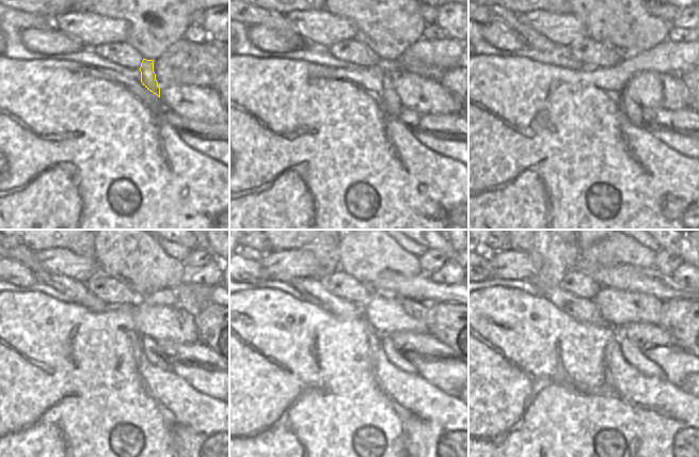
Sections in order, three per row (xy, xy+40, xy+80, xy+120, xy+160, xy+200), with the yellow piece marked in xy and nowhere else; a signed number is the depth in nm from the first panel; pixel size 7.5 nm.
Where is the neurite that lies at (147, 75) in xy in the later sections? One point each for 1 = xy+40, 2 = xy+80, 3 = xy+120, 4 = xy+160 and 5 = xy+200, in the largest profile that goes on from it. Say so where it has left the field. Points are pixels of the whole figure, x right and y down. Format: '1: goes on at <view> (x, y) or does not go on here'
1: goes on at xy+40 (394, 106)
2: goes on at xy+80 (634, 111)
3: goes on at xy+120 (151, 348)
4: goes on at xy+160 (396, 357)
5: goes on at xy+200 (633, 355)

